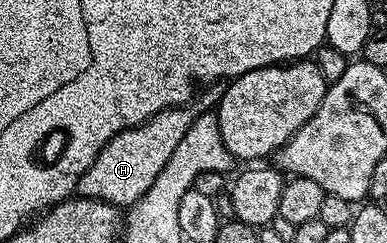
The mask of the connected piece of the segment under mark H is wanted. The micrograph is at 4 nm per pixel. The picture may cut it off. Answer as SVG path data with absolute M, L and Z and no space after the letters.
M181 105L162 110L153 117L147 118L140 126L131 126L128 130L123 130L117 136L110 138L101 148L101 152L95 155L93 164L89 164L87 171L79 177L78 193L85 198L100 198L103 202L109 202L120 208L134 206L138 198L145 196L145 192L151 187L153 180L157 180L161 168L165 168L165 164L173 155L177 144L181 144L181 136L185 136L185 132L191 127L193 114L190 114L187 109L186 105Z

